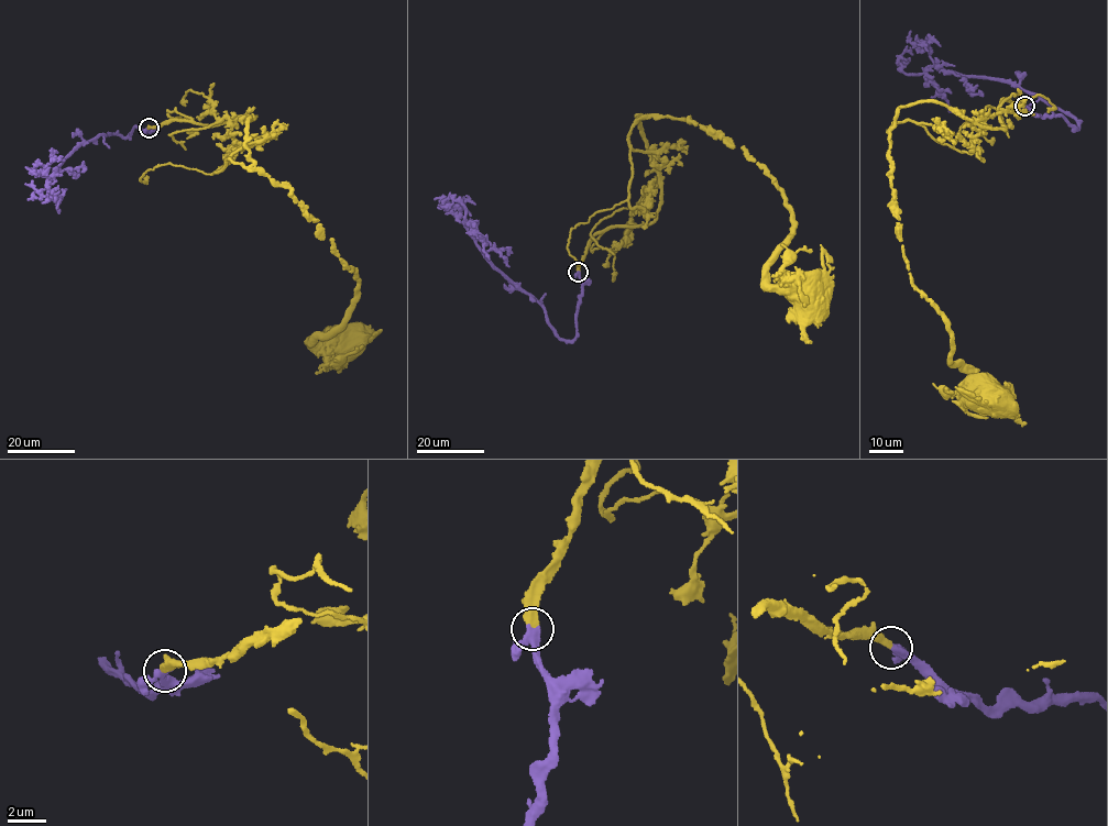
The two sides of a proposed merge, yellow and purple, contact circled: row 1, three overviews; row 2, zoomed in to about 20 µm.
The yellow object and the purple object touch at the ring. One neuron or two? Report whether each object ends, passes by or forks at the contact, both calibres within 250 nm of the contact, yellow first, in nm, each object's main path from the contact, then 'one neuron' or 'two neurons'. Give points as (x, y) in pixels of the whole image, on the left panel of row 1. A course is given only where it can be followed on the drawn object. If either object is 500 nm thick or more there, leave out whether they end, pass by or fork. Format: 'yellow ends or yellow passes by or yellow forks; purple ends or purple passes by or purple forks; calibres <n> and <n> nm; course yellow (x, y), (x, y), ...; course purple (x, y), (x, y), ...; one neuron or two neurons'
yellow ends; purple passes by; calibres 440 and 380 nm; course yellow (149, 129), (252, 119), (245, 144), (255, 167), (291, 190), (358, 278), (350, 317), (313, 342), (333, 344); course purple (149, 129), (136, 125), (124, 136), (99, 135), (67, 155), (47, 179), (50, 200), (25, 183); one neuron

